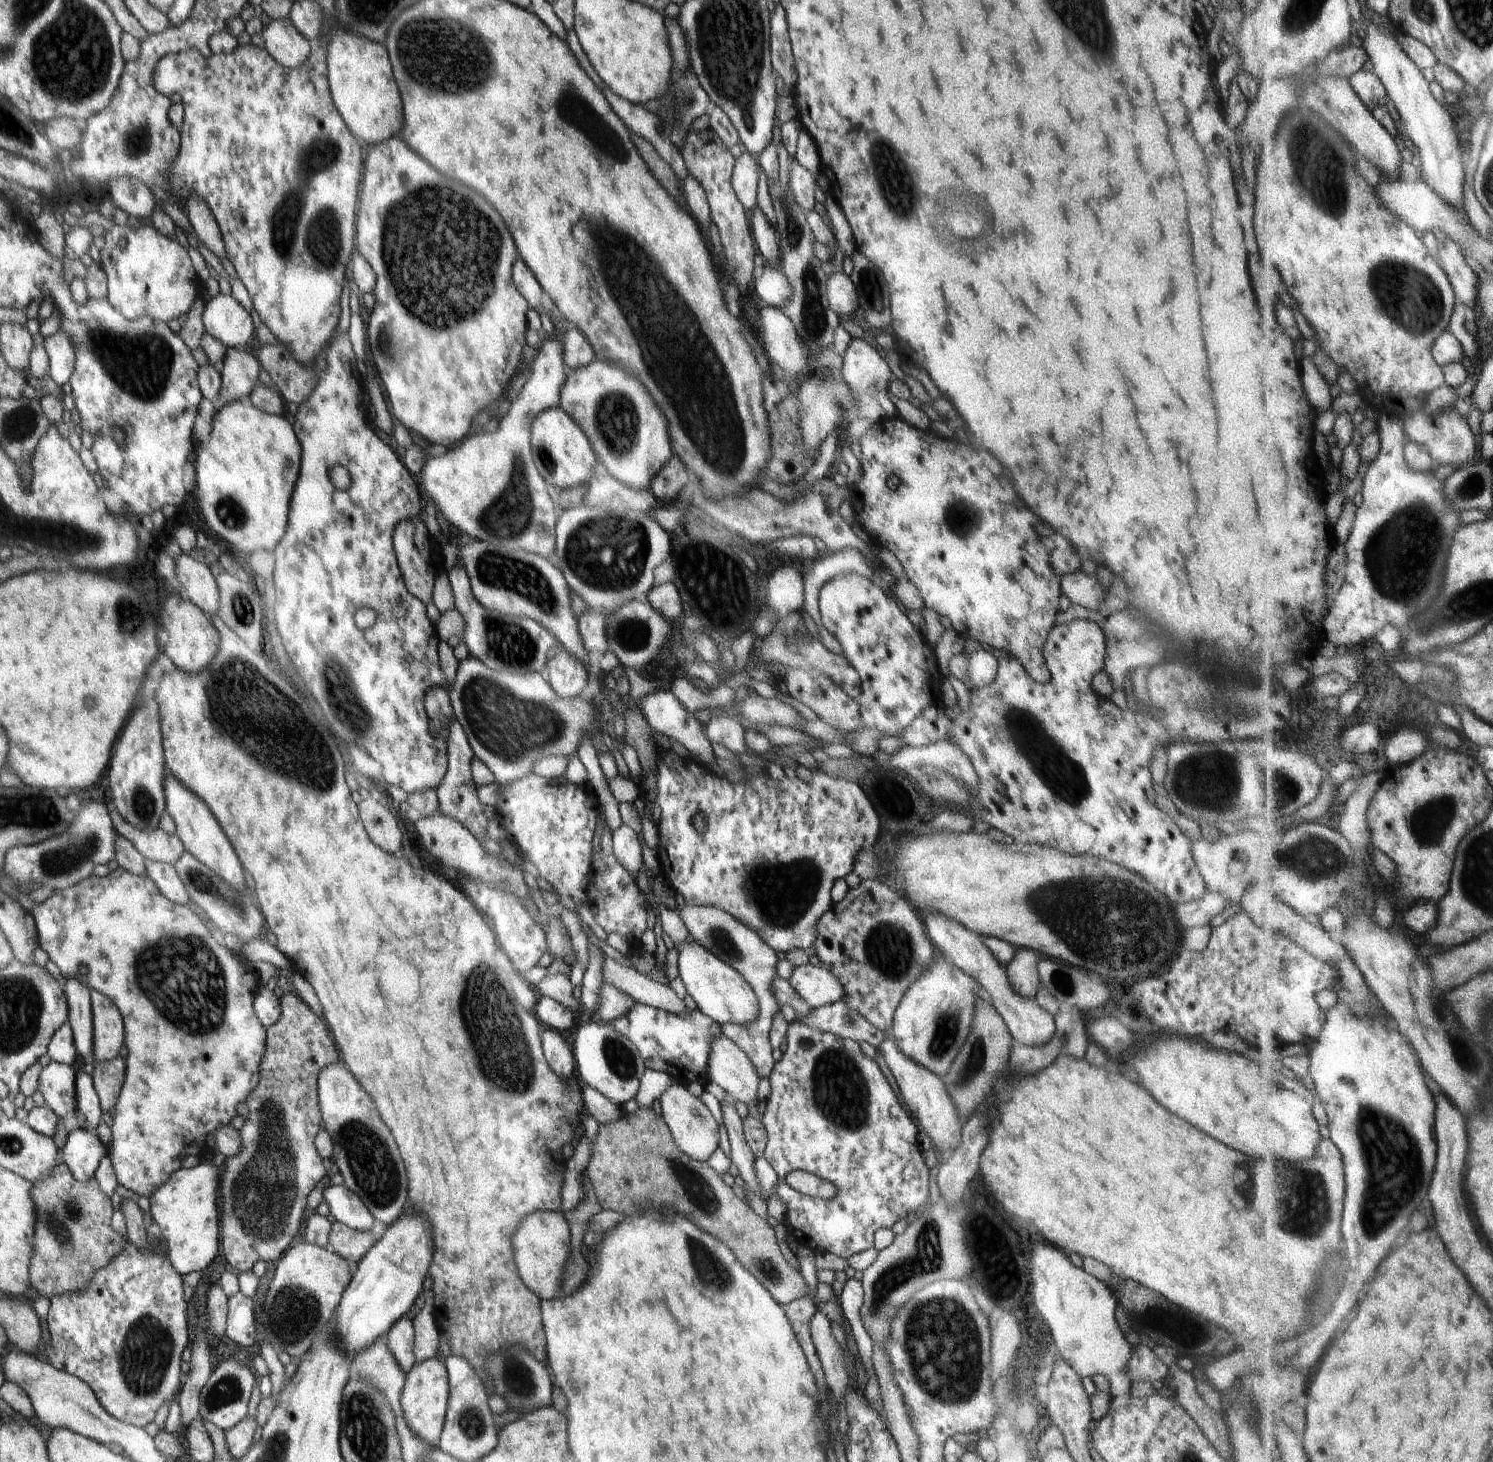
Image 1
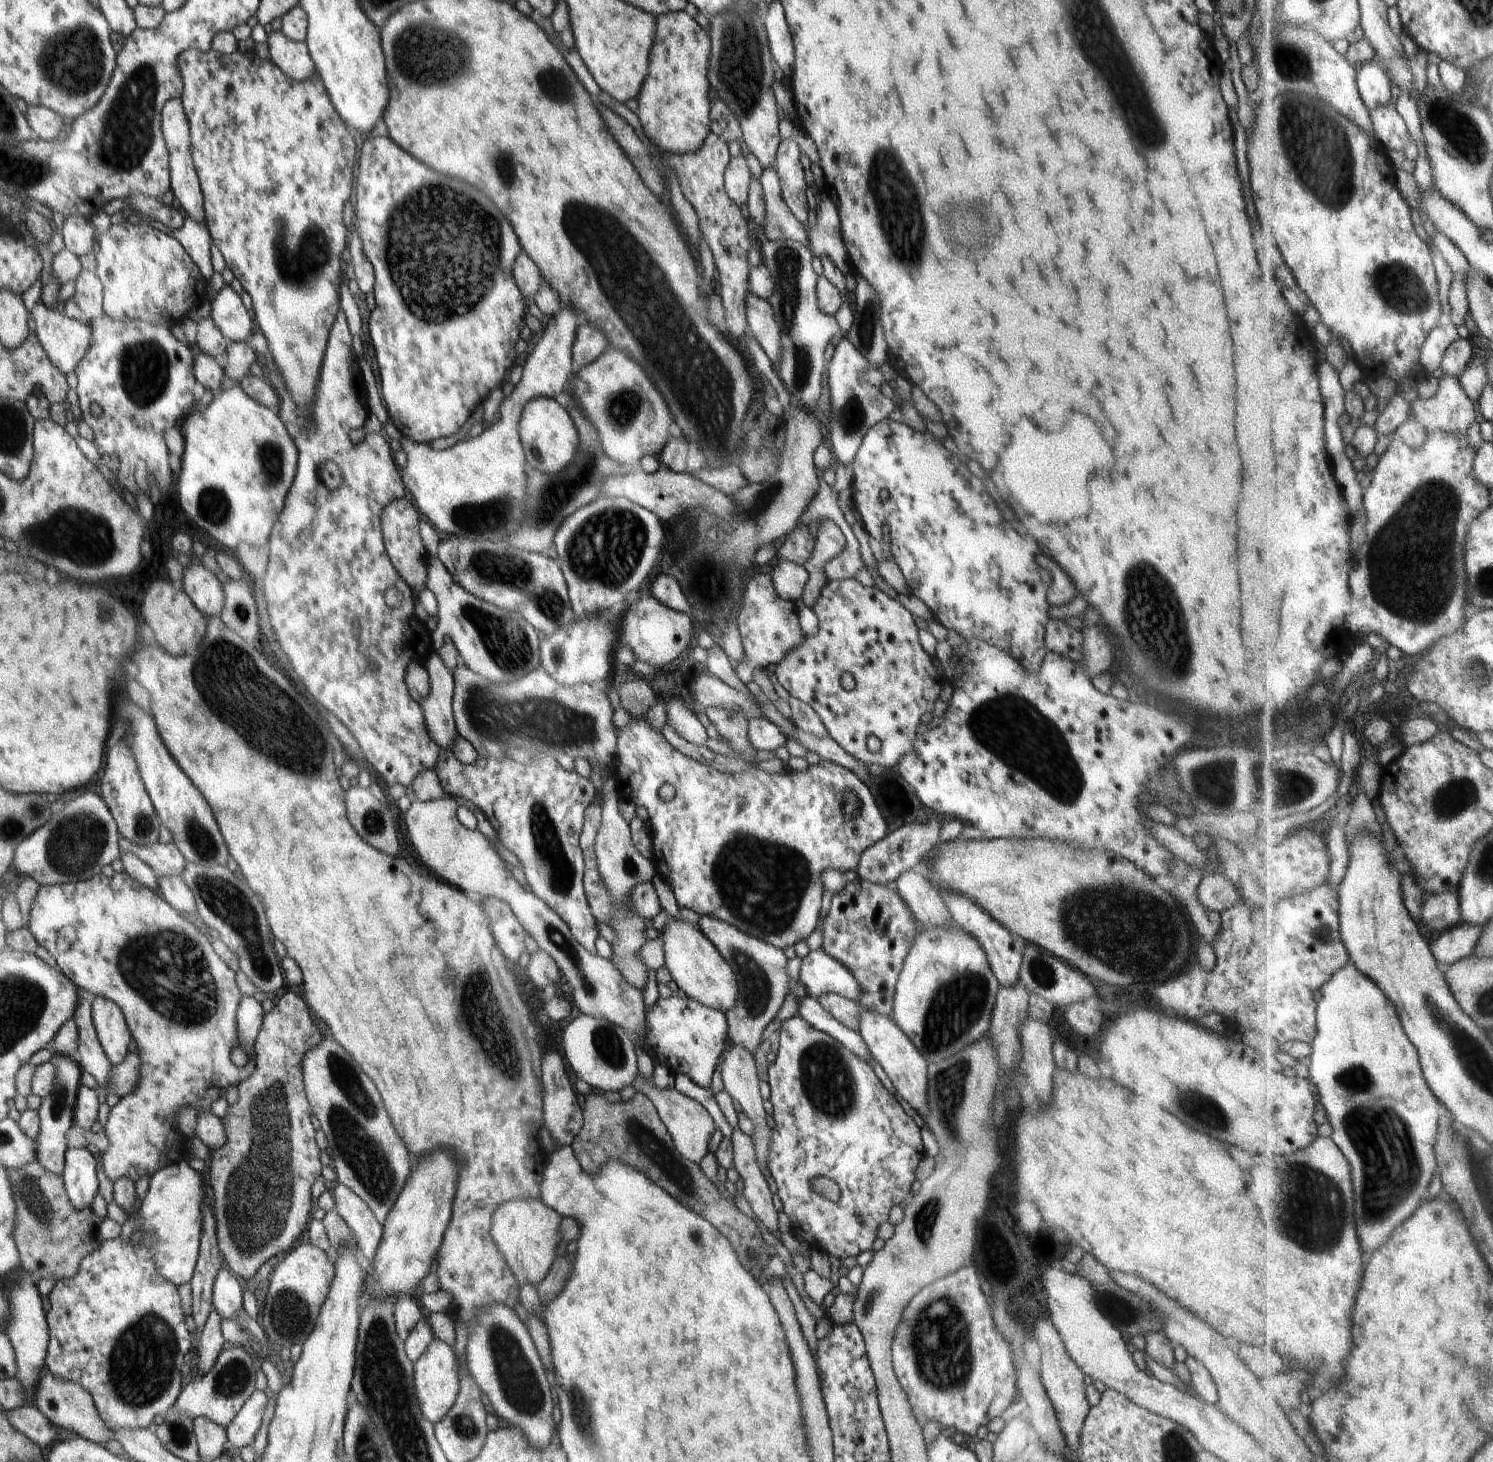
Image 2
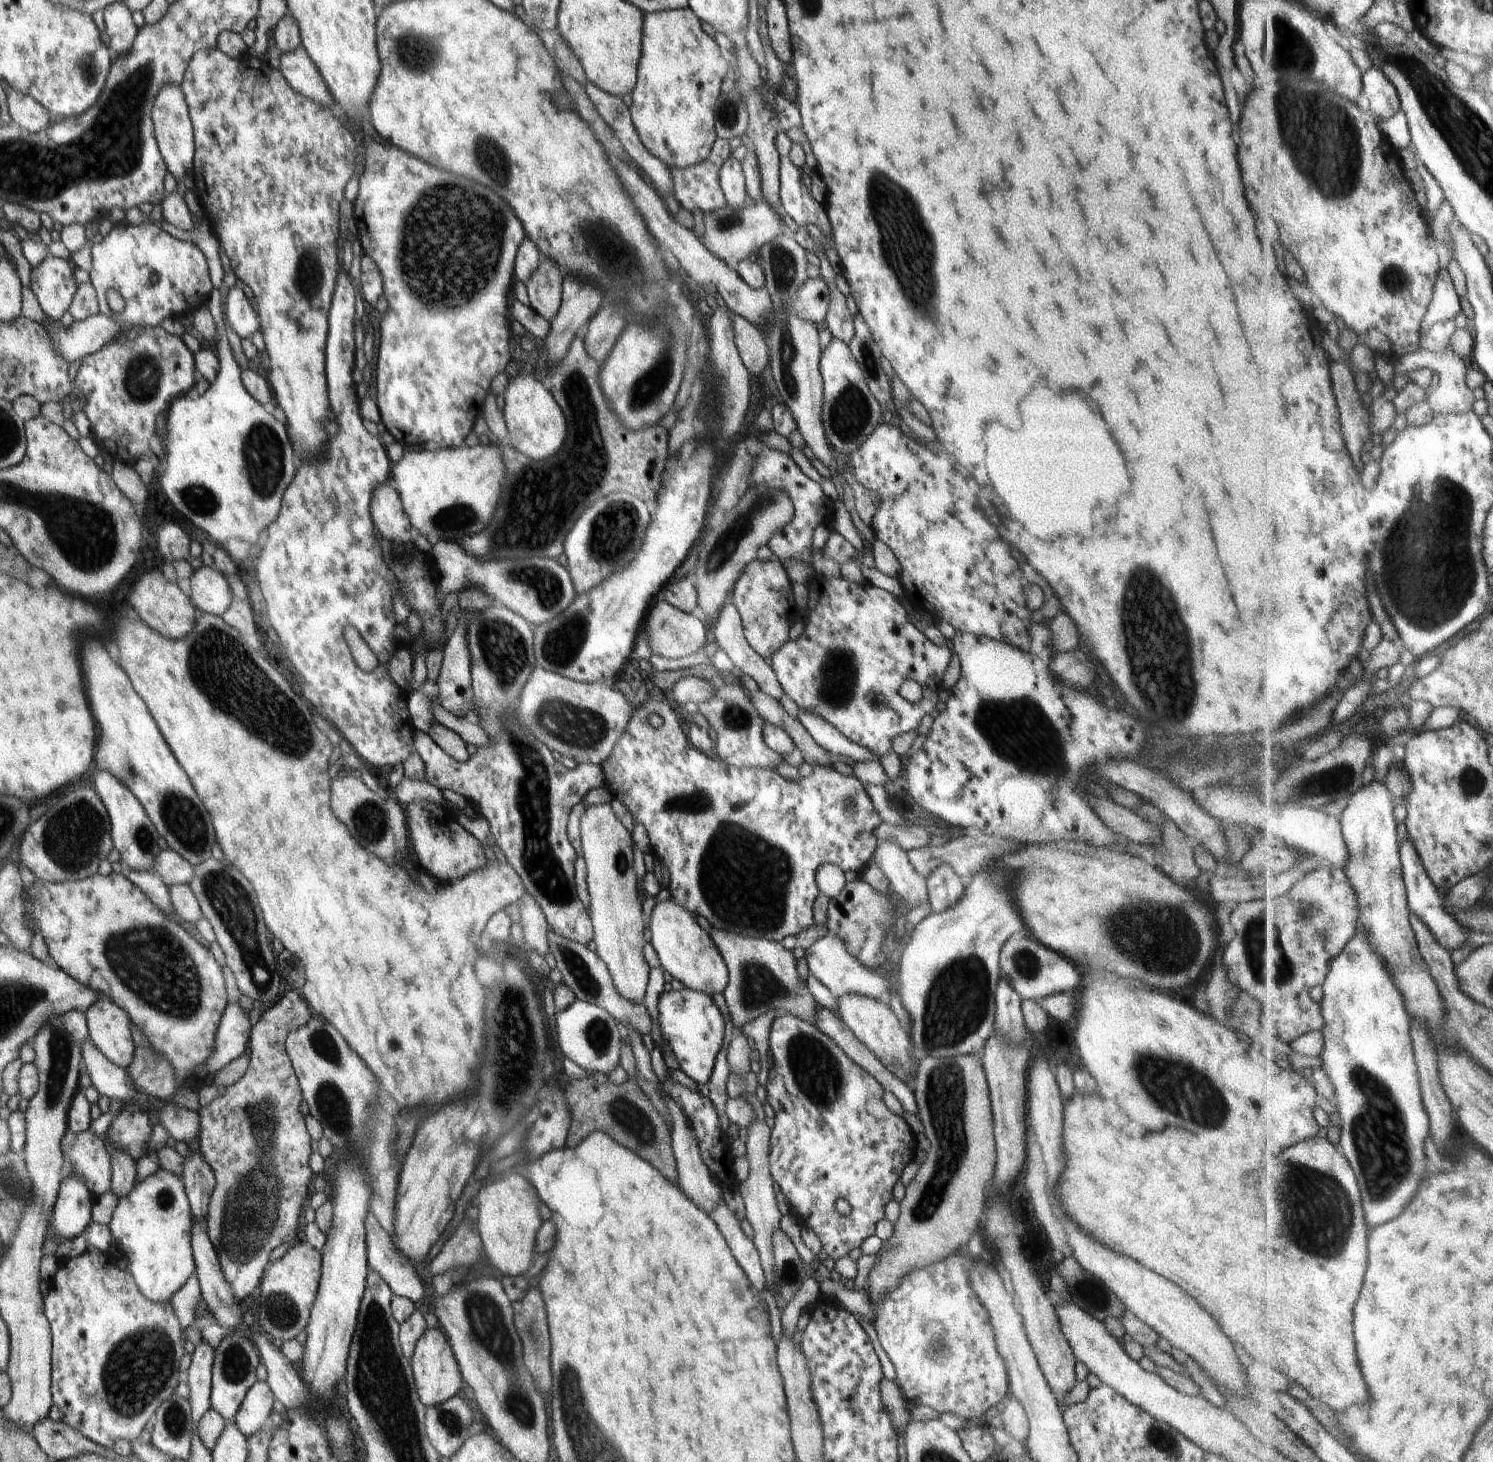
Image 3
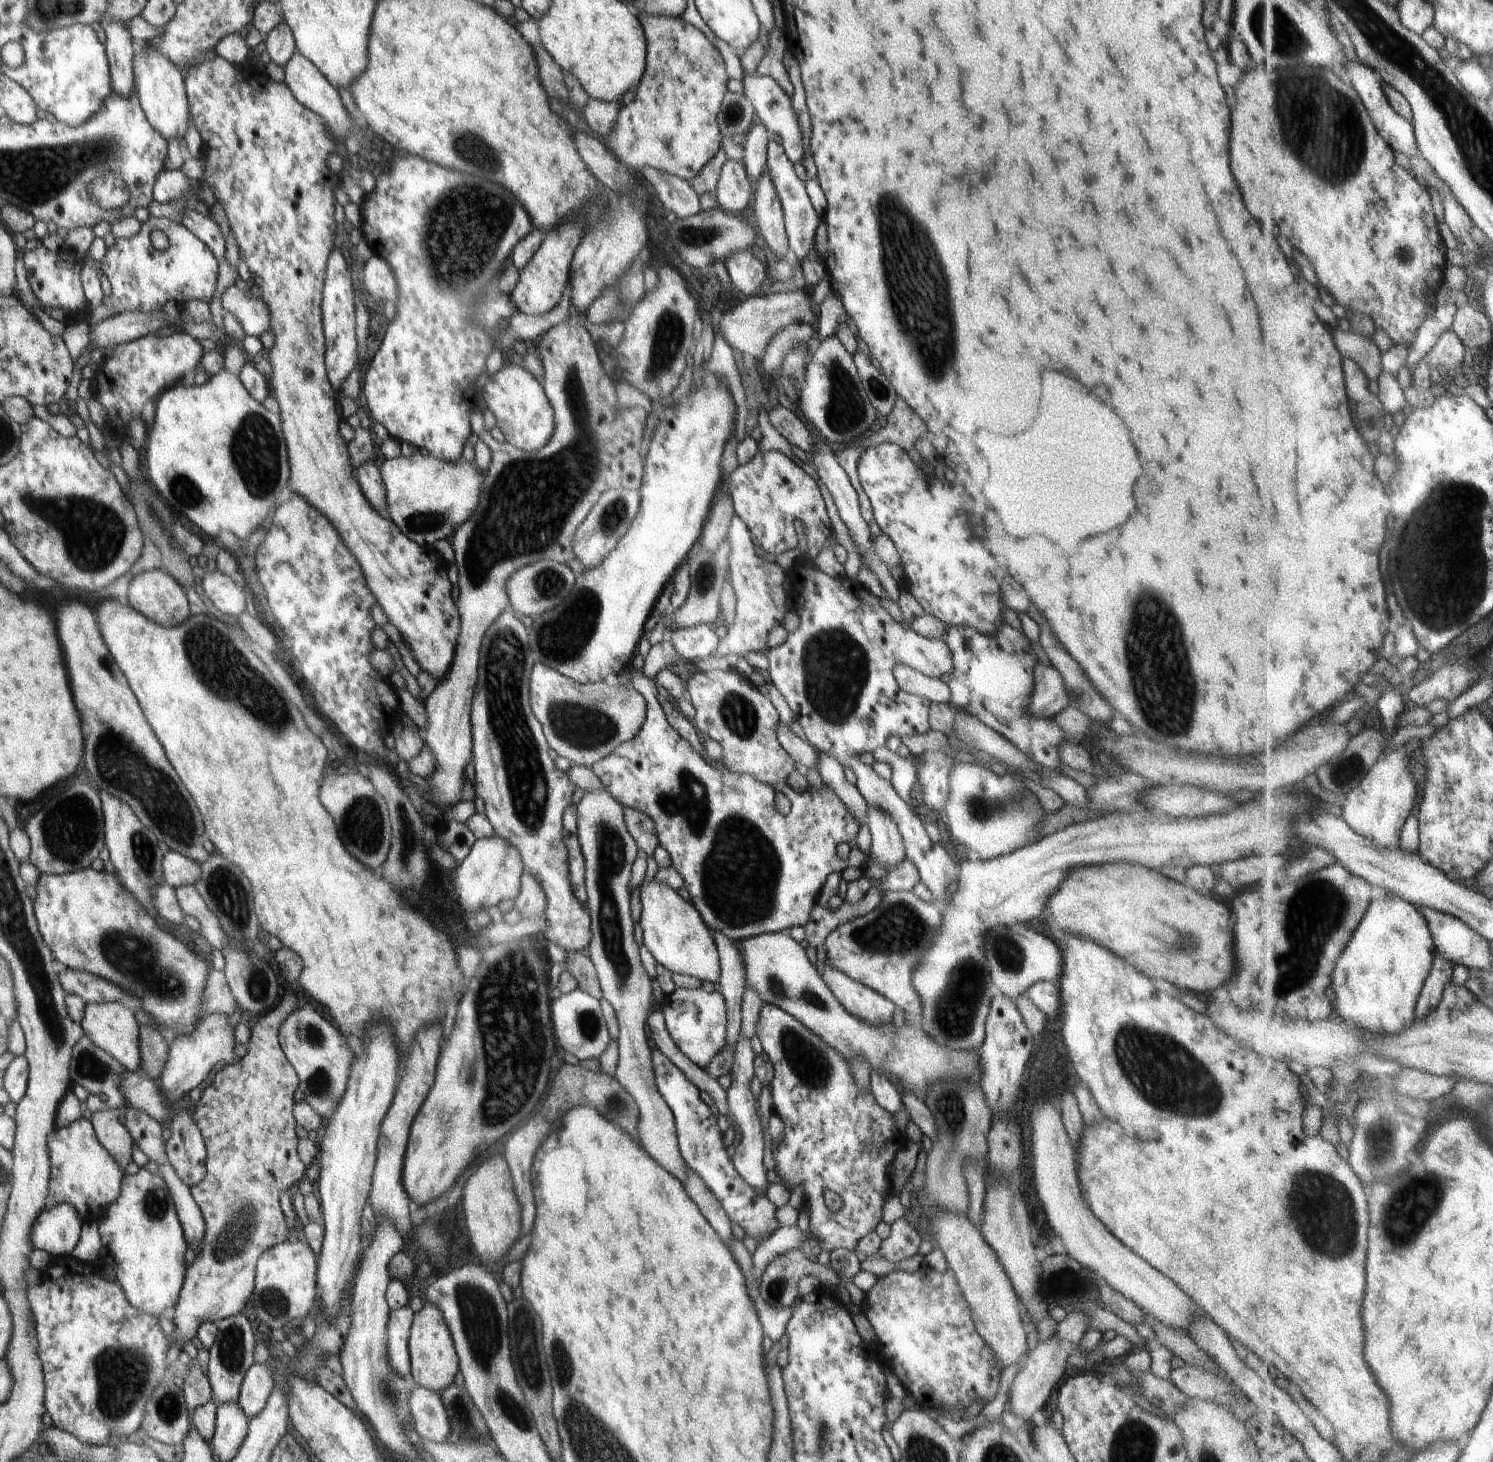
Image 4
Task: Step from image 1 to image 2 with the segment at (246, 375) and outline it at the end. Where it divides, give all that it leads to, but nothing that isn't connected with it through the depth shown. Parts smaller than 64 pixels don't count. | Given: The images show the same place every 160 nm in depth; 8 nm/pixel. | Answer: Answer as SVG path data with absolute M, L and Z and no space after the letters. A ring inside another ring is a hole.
M227 341L226 366L223 368L224 374L228 376L230 383L240 384L241 380L250 374L250 367L256 361L255 350L247 343L235 343Z

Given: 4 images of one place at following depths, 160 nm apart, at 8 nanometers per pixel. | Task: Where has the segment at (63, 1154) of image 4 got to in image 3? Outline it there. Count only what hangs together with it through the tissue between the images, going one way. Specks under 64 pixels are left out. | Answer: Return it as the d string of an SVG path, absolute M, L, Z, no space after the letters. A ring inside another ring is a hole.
M89 1130L77 1134L68 1156L73 1164L70 1175L84 1177L95 1198L111 1190L111 1161L102 1137Z

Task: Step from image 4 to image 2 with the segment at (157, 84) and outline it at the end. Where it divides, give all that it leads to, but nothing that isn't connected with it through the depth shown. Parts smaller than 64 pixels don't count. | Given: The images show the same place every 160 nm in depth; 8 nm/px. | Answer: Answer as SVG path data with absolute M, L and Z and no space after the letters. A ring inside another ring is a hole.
M170 99L161 110L162 134L169 150L169 169L171 190L187 216L205 224L205 208L203 205L203 194L197 177L196 169L191 157L191 136L189 133L189 122L186 118L181 99Z

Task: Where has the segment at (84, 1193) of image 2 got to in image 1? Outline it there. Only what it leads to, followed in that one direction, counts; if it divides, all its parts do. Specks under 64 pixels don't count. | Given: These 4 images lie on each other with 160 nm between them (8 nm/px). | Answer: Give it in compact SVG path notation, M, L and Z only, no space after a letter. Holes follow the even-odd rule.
M84 1127L70 1131L60 1150L60 1161L80 1182L94 1177L104 1156L107 1156L107 1146L100 1141L94 1130L89 1131Z

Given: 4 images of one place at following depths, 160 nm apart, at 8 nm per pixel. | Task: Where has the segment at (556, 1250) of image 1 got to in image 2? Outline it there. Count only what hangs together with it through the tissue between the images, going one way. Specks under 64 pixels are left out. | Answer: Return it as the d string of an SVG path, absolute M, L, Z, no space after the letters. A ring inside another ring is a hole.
M514 1199L502 1203L492 1215L491 1237L521 1285L538 1286L546 1278L561 1241L561 1220L555 1210L538 1199Z

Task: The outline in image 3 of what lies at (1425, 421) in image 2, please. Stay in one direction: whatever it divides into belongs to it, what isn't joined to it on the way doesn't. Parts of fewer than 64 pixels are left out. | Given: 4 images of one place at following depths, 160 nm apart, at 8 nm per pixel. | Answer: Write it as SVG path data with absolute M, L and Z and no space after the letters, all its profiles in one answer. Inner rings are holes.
M1451 346L1445 351L1428 351L1420 348L1418 352L1394 359L1393 362L1396 374L1414 372L1416 368L1422 367L1427 367L1438 374L1441 382L1440 387L1437 392L1428 396L1435 417L1438 415L1463 415L1474 410L1474 401L1476 400L1474 390L1467 383L1471 362L1464 360Z

